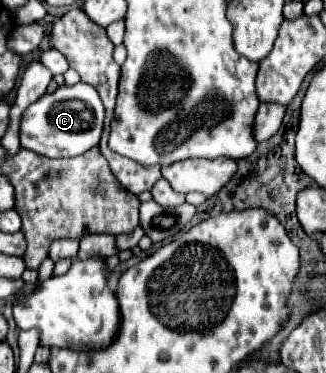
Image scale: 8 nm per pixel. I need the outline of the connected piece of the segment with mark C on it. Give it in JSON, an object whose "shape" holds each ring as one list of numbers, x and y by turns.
{"shape":[[88,83,58,87,54,93,34,101,20,119,20,145,50,159,66,159,86,153,100,143,104,127,104,105,98,91]]}

